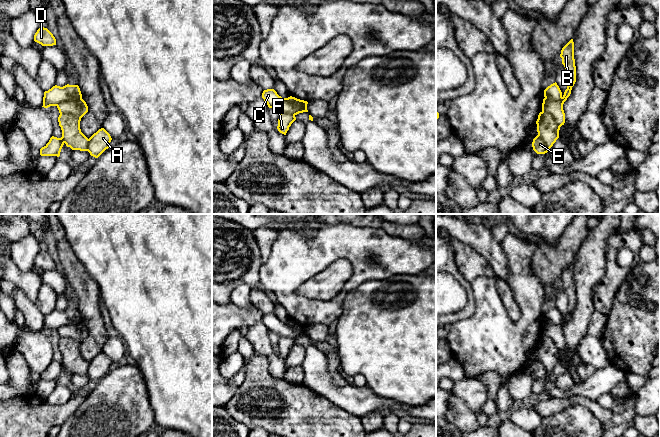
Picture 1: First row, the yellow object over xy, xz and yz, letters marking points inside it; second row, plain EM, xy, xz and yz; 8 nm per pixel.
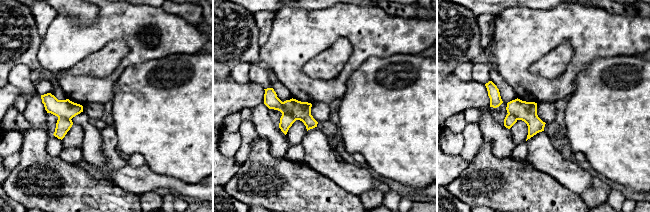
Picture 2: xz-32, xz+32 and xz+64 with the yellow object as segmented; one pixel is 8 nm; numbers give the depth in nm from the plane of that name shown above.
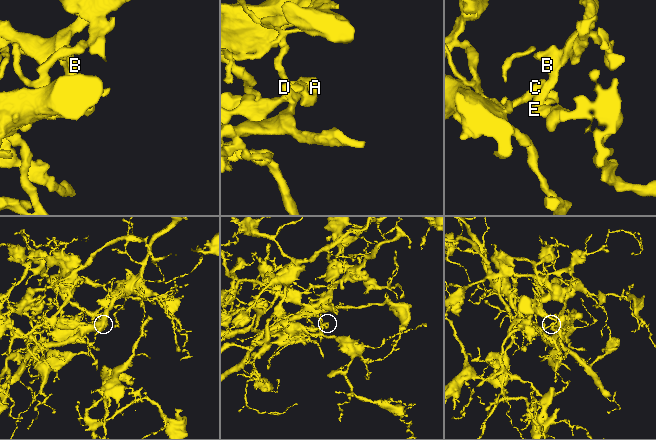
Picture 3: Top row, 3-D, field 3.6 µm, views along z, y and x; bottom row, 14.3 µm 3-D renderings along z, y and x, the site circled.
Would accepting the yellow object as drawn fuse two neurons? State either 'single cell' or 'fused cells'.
fused cells

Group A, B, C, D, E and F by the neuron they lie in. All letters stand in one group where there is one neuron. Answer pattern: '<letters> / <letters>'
A B D E F / C

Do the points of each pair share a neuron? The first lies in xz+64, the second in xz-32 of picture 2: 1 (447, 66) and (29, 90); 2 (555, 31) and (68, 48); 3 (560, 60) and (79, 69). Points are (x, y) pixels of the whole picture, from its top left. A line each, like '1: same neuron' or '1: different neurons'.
1: different neurons
2: same neuron
3: same neuron

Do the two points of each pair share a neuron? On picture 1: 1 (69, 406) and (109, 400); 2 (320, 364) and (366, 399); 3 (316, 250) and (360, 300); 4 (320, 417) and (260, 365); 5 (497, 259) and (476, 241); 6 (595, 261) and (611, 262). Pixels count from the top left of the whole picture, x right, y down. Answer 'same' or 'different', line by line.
1: different
2: same
3: different
4: same
5: same
6: different

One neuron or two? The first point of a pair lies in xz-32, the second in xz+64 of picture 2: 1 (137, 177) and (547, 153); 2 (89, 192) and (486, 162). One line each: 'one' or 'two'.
1: one
2: one

